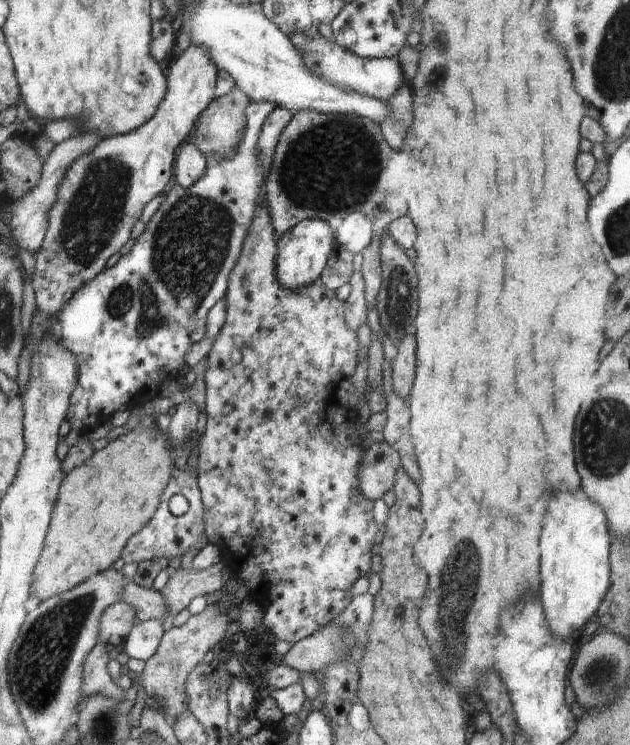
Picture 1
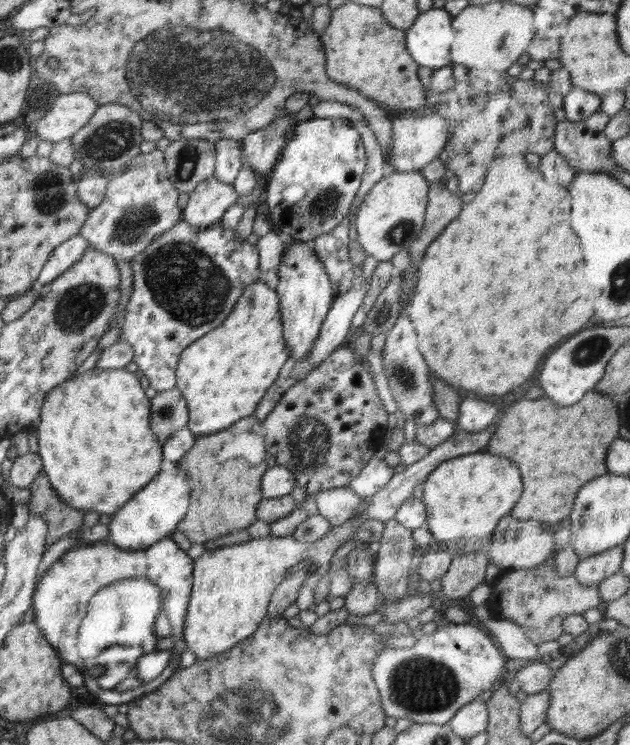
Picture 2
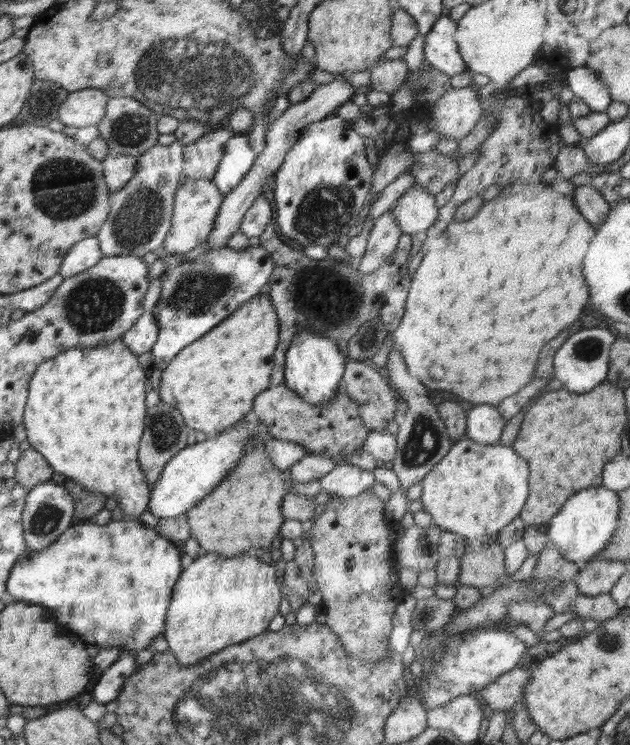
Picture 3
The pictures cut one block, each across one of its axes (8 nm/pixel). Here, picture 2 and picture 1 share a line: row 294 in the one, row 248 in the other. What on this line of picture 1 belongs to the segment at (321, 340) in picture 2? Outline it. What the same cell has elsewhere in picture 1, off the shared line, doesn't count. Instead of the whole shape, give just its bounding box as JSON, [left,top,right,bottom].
[334,211,373,255]

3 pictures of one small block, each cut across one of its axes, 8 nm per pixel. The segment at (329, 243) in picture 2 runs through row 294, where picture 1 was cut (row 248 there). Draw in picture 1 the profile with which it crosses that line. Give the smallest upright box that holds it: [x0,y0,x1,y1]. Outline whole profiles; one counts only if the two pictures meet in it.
[319,239,354,291]

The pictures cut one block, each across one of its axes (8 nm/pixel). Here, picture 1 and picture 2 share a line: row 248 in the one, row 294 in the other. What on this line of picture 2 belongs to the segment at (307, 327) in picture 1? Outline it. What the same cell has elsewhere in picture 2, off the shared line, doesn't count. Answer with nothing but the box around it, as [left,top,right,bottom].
[175,280,289,435]

